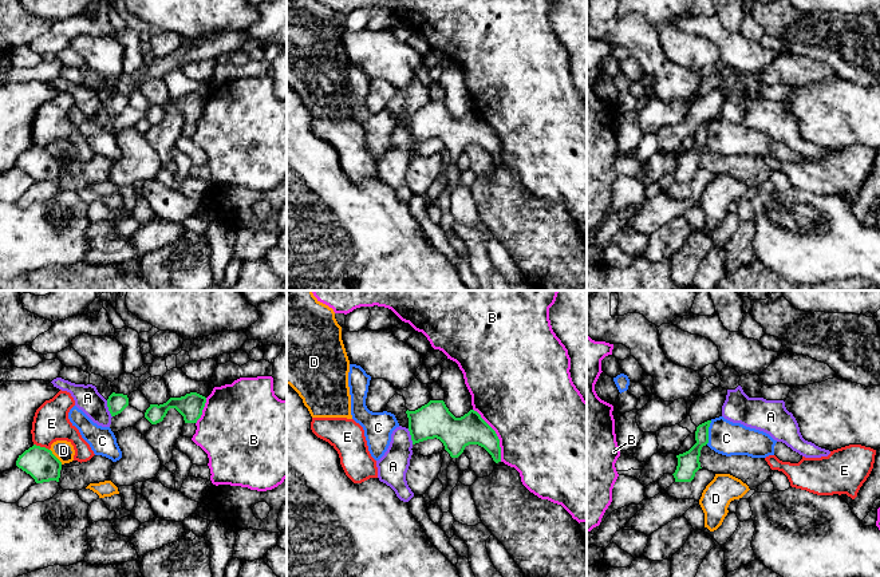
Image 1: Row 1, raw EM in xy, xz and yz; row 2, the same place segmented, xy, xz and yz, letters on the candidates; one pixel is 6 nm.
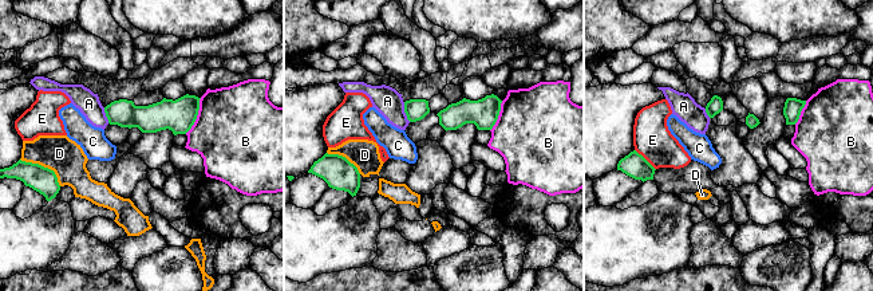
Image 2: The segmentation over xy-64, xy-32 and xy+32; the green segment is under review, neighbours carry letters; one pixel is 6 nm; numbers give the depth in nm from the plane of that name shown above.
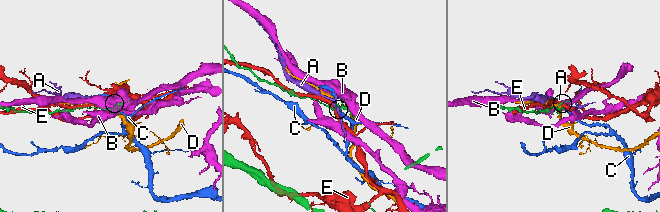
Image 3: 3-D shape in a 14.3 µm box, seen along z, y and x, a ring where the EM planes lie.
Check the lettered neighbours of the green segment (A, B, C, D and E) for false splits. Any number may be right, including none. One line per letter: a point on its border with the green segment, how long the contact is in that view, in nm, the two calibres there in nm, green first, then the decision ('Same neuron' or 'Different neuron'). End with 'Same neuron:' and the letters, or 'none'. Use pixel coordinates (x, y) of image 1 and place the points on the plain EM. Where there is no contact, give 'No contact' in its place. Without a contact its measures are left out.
A: Touches green at xy (109, 109). Shared border 110 nm. Thickness 110 nm (green) against 150 nm. Different neuron
B: Touches green at xz (496, 135). Shared border 360 nm. Thickness 190 nm (green) against 480 nm. Different neuron
C: Touches green at yz (707, 133). Shared border 150 nm. Thickness 130 nm (green) against 200 nm. Different neuron
D: Touches green at xy (55, 157). Shared border 120 nm. Thickness 190 nm (green) against 120 nm. Different neuron
E: Touches green at xy (42, 147). Shared border 100 nm. Thickness 190 nm (green) against 220 nm. Different neuron
Same neuron: none

